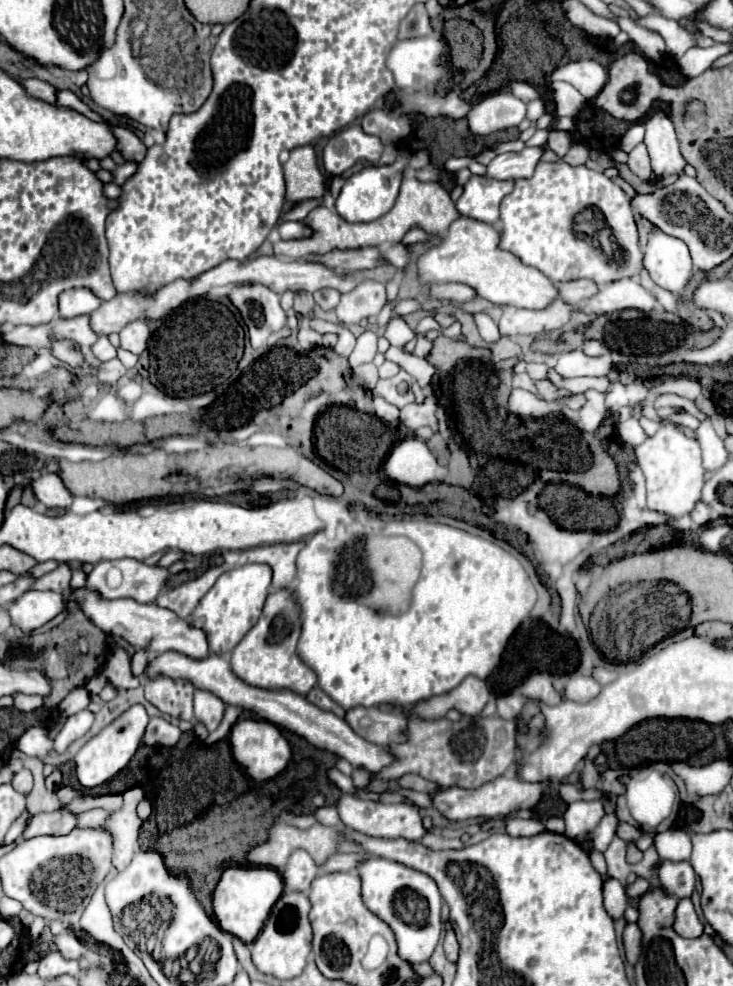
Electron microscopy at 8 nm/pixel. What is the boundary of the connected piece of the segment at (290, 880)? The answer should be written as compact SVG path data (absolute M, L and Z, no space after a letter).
M296 849L288 857L288 863L286 863L284 873L282 873L284 891L308 893L310 883L314 881L316 875L318 875L318 865L314 863L314 859L304 849Z

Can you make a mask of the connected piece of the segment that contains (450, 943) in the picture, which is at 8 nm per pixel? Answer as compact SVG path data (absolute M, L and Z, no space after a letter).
M448 929L446 937L444 937L444 953L446 953L448 961L452 961L452 963L458 961L458 941L456 941L456 935L452 929Z

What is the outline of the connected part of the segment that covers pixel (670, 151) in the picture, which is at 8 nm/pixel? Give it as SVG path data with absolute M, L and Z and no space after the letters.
M656 111L644 121L644 125L646 125L644 143L652 159L654 175L658 177L684 175L686 161L678 149L674 125L668 119L668 115L662 111Z

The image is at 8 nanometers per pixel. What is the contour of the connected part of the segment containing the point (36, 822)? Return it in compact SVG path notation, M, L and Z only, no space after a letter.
M68 811L54 813L38 813L34 815L30 827L24 831L24 839L32 839L38 835L68 835L76 827L76 815Z

